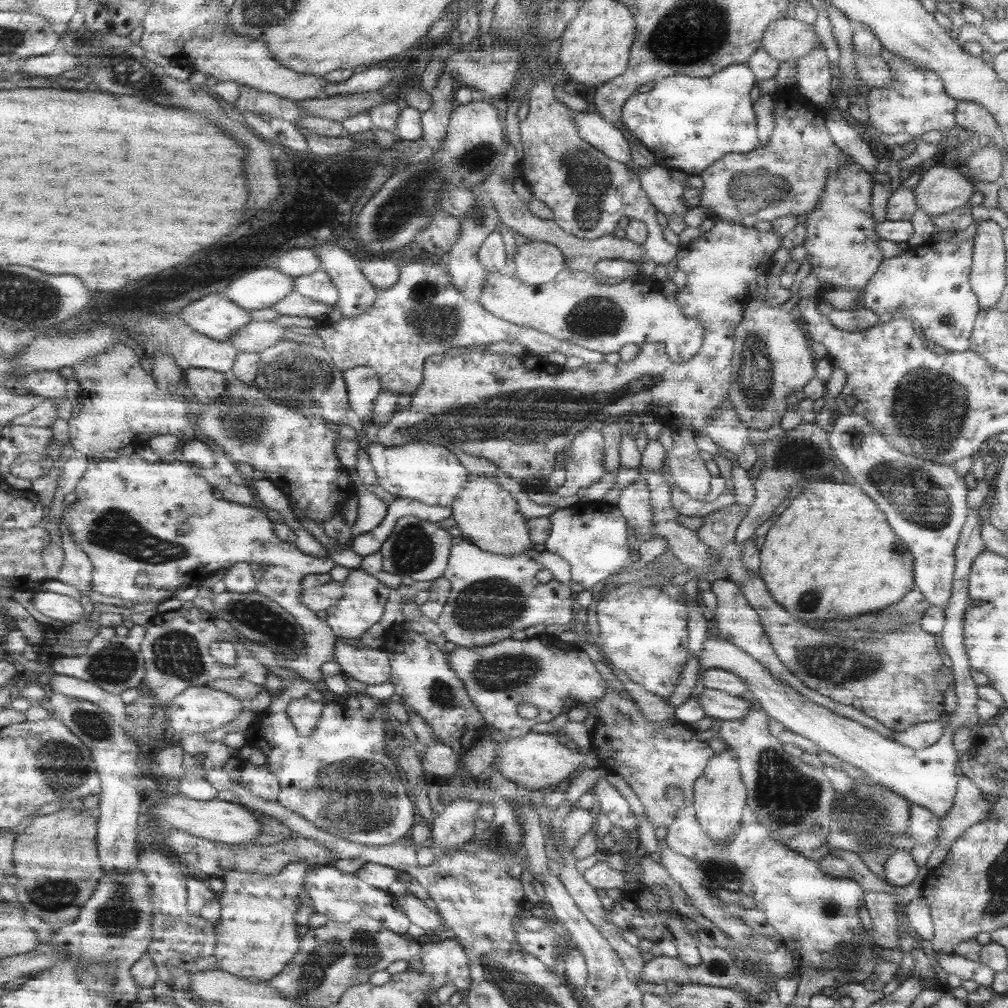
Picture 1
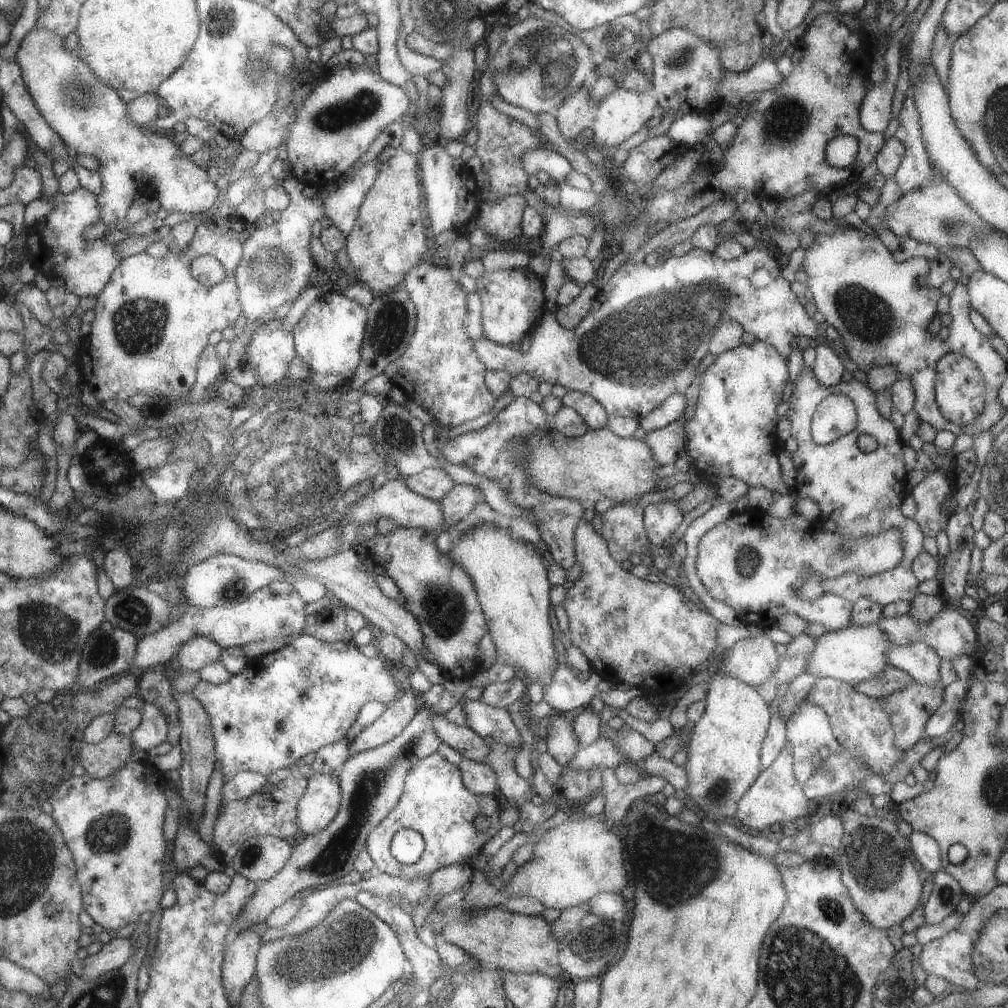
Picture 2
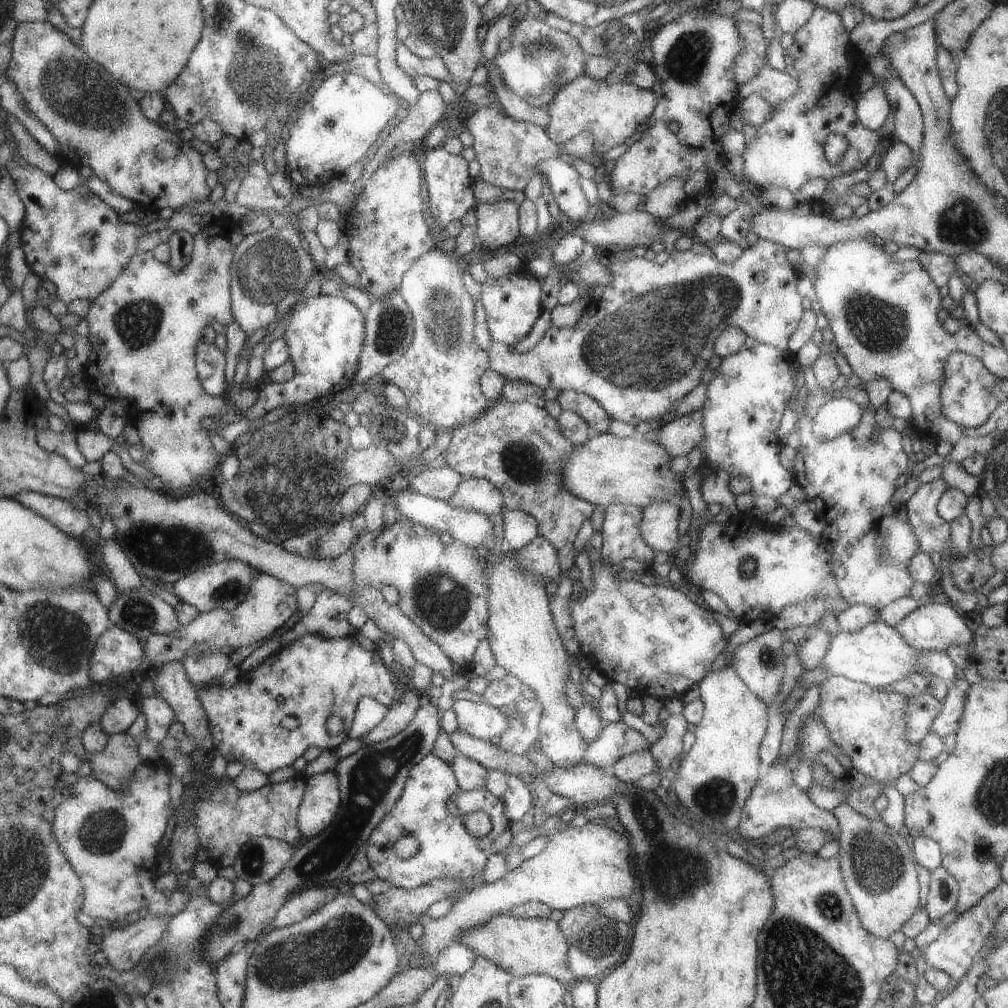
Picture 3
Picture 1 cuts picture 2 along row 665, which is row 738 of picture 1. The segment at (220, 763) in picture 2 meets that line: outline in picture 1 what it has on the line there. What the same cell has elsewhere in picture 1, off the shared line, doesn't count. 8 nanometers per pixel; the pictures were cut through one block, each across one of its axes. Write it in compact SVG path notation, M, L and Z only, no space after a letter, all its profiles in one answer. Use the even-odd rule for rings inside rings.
M297 676L294 681L283 681L281 692L273 694L270 706L259 713L255 722L246 733L247 743L261 750L266 756L266 763L273 774L279 778L281 790L278 802L317 827L357 844L383 846L398 842L408 837L415 826L415 805L413 798L407 796L401 776L397 774L397 764L385 754L385 726L388 718L386 711L379 707L372 713L351 710L347 705L327 702L325 694L317 690L315 684ZM309 698L325 704L322 719L310 736L299 735L288 708L293 700Z

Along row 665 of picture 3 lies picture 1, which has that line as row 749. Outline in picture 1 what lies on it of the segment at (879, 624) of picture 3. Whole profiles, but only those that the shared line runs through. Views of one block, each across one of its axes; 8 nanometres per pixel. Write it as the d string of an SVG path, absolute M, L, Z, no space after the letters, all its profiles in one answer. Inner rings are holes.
M709 635L698 653L701 668L733 674L739 682L745 684L747 691L749 690L754 706L763 711L768 718L778 722L785 730L813 742L818 750L833 754L839 760L859 769L868 781L885 786L893 794L905 798L911 805L931 811L938 819L947 816L959 775L956 766L959 754L953 749L953 733L948 728L950 713L939 716L942 718L944 732L931 746L921 749L900 746L899 743L880 736L876 731L869 730L853 719L845 718L809 701L793 688L774 678L757 663L757 660L750 658L737 646L720 637Z

